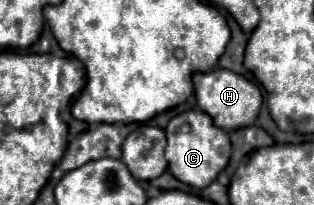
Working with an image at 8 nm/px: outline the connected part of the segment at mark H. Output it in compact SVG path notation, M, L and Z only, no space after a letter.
M216 66L210 72L198 72L198 74L194 74L192 80L194 80L196 100L198 100L200 110L210 114L218 128L228 132L228 130L236 130L236 128L254 124L254 120L260 112L260 106L262 106L262 92L254 82L250 82L248 78L244 78L232 70L220 68L220 66Z

